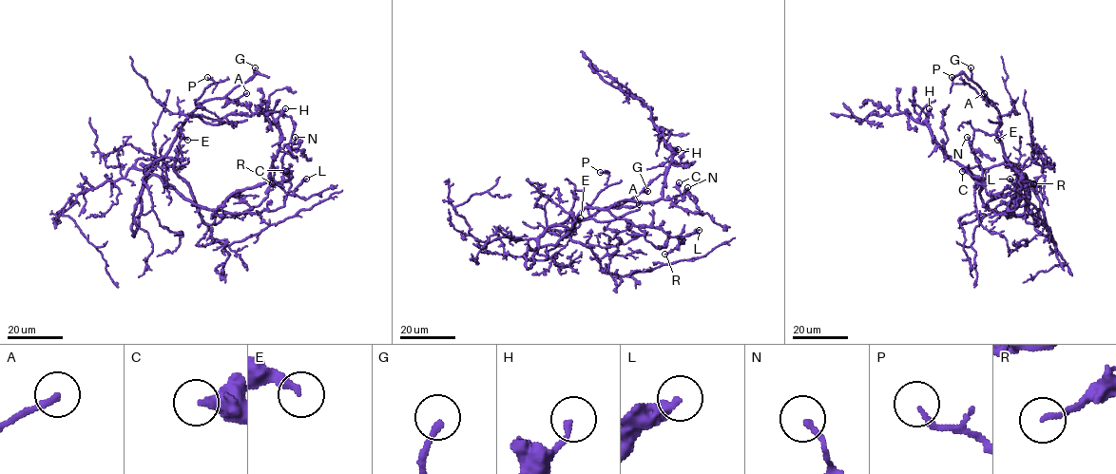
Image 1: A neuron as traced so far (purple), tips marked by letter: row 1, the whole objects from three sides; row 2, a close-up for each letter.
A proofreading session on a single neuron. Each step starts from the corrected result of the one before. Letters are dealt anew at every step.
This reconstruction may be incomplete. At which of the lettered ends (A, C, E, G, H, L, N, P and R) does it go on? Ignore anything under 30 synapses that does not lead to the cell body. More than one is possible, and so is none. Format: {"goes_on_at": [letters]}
{"goes_on_at": []}

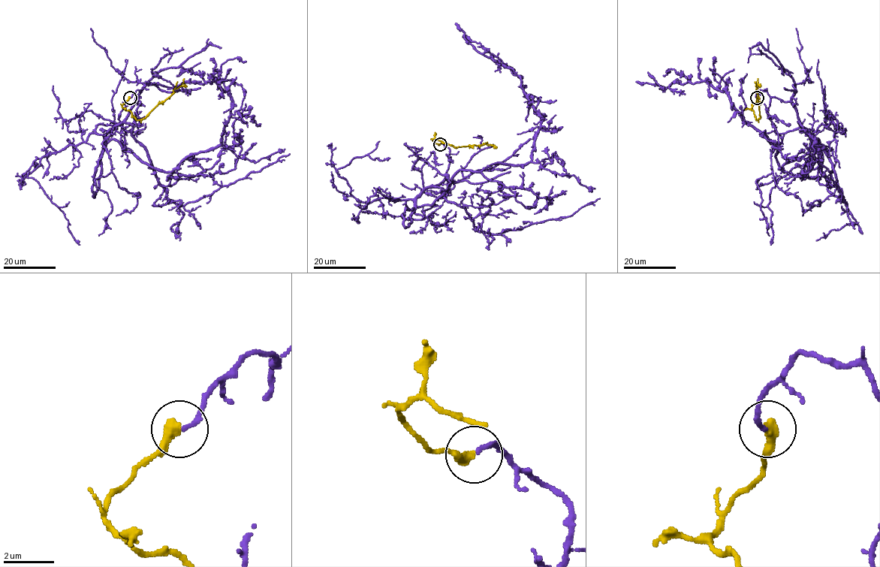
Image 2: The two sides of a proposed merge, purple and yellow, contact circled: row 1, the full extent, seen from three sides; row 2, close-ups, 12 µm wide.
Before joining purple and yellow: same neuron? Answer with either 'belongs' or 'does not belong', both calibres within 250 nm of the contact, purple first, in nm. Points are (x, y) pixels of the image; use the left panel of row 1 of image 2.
belongs; 180 nm thick on the purple side, 480 nm on the other

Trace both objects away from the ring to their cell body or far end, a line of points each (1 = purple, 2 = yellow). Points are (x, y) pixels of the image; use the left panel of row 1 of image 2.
1: (130, 98), (140, 91), (106, 143), (155, 169), (222, 142), (227, 91), (145, 81)
2: (130, 98), (122, 107), (131, 112), (137, 120), (143, 119), (164, 101), (173, 90), (179, 87), (184, 78)

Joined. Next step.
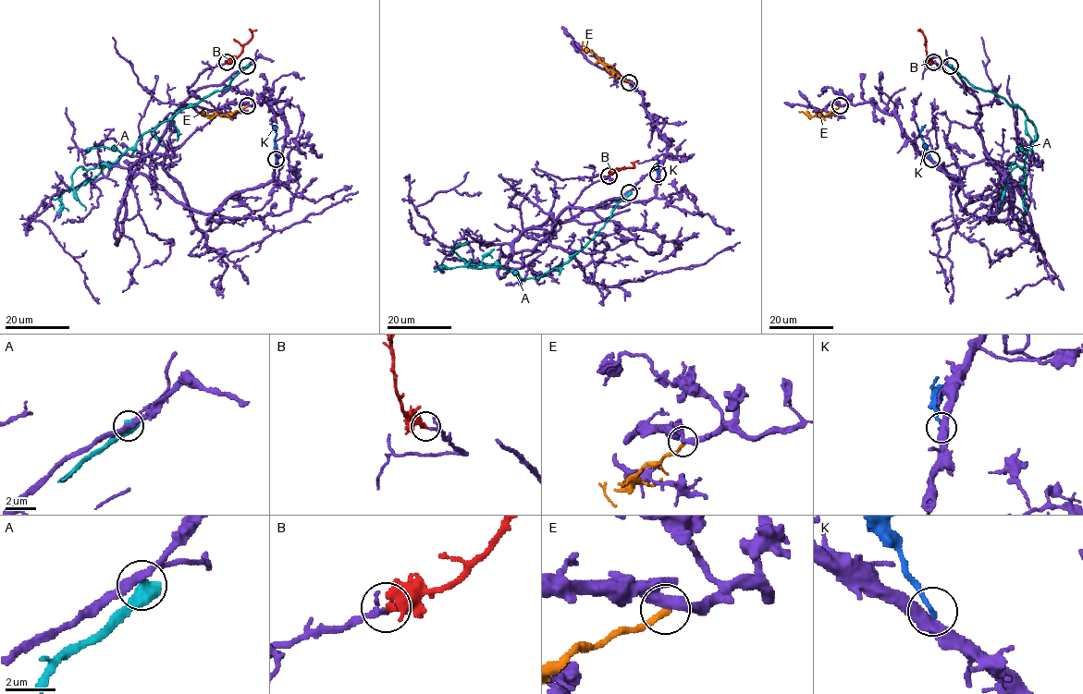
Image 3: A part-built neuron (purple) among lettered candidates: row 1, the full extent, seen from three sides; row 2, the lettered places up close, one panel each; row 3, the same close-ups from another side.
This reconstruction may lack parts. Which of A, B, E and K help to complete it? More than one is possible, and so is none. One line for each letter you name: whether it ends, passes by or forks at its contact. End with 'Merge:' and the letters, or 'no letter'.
B: it ends
Merge: B

